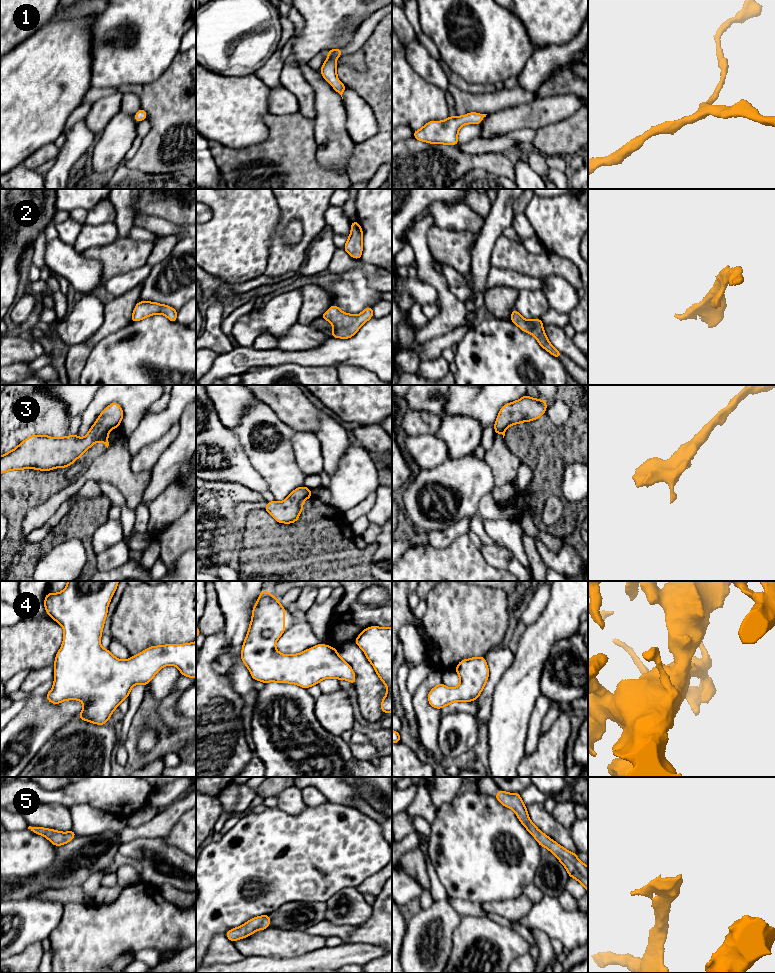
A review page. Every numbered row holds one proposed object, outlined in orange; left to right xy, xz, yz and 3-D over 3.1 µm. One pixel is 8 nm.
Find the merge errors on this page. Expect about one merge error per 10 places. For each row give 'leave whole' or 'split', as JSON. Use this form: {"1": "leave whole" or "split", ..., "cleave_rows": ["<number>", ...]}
{"1": "leave whole", "2": "leave whole", "3": "split", "4": "leave whole", "5": "leave whole", "cleave_rows": ["3"]}

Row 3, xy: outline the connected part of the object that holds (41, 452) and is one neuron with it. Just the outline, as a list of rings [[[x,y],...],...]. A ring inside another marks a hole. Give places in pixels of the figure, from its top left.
[[[115,402],[107,406],[101,412],[87,435],[83,438],[79,438],[77,433],[61,438],[53,438],[47,435],[32,435],[22,441],[15,449],[0,456],[0,474],[21,469],[49,471],[59,467],[67,468],[82,456],[93,444],[97,443],[106,432],[119,427],[123,416],[124,413],[122,408]]]

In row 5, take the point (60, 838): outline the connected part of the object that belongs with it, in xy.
[[[29,826],[33,833],[45,836],[53,845],[61,846],[70,842],[75,836],[75,832],[72,829],[70,832],[60,832],[53,829]]]

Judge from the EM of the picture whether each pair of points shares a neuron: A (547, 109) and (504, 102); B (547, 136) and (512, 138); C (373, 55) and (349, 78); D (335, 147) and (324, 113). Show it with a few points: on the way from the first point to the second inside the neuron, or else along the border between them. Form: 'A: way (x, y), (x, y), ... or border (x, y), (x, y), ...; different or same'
A: border (536, 97), (532, 100), (496, 111); different
B: border (535, 130), (534, 146), (538, 151); different
C: way (373, 64), (373, 68), (363, 78), (358, 78); same
D: way (333, 139), (330, 133), (330, 121); same

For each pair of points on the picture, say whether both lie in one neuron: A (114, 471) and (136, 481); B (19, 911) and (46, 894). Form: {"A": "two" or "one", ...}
{"A": "one", "B": "two"}

